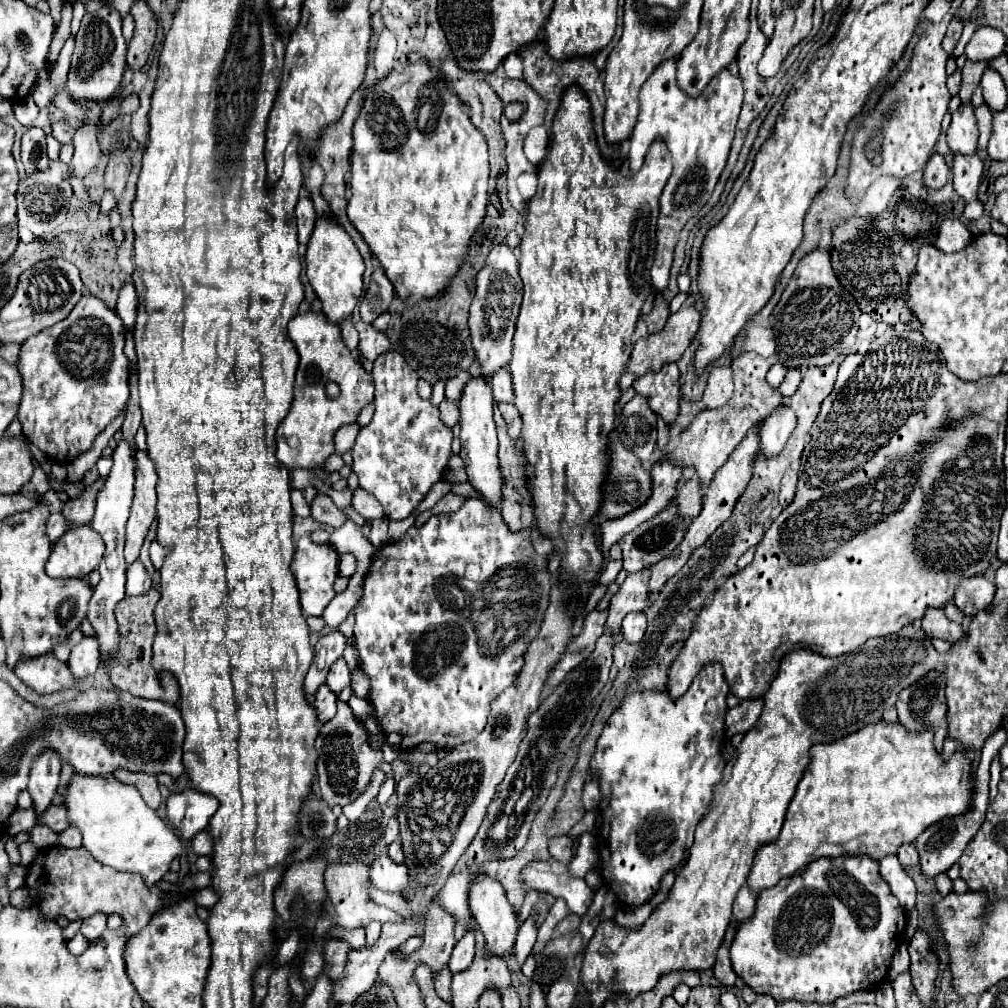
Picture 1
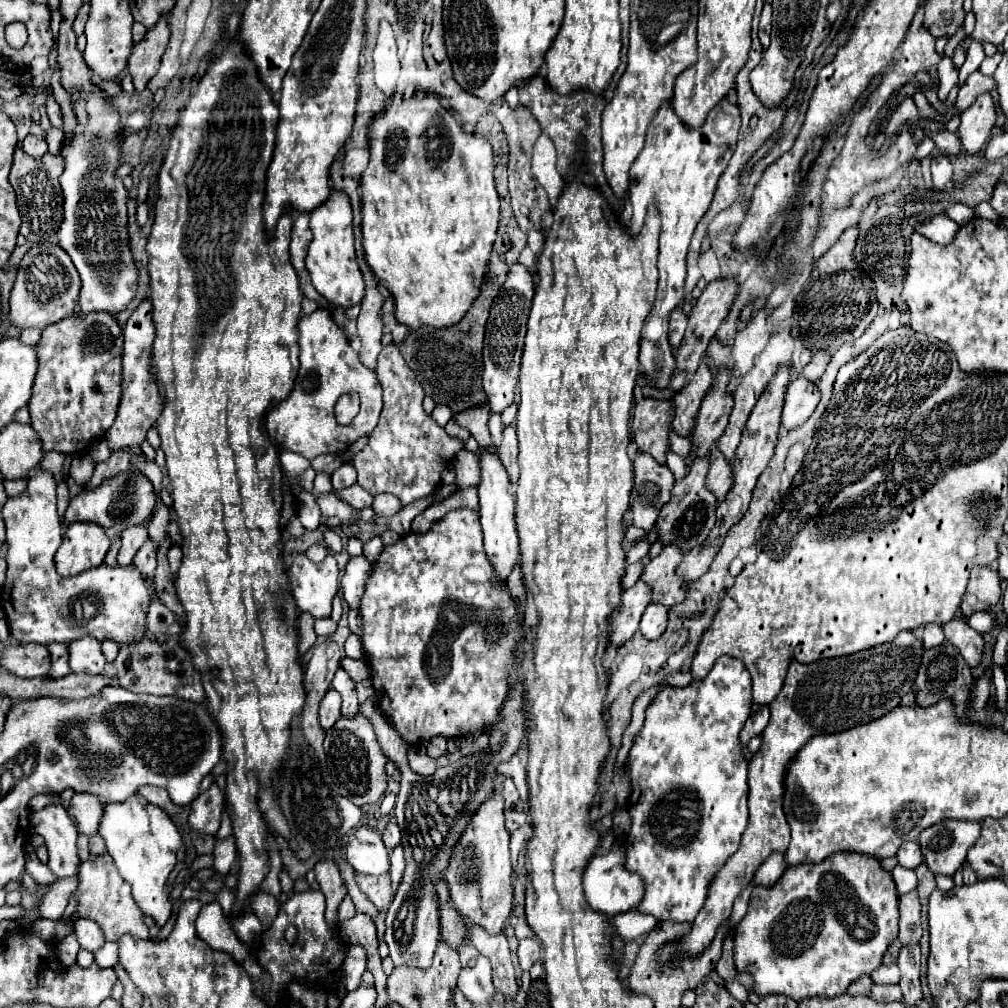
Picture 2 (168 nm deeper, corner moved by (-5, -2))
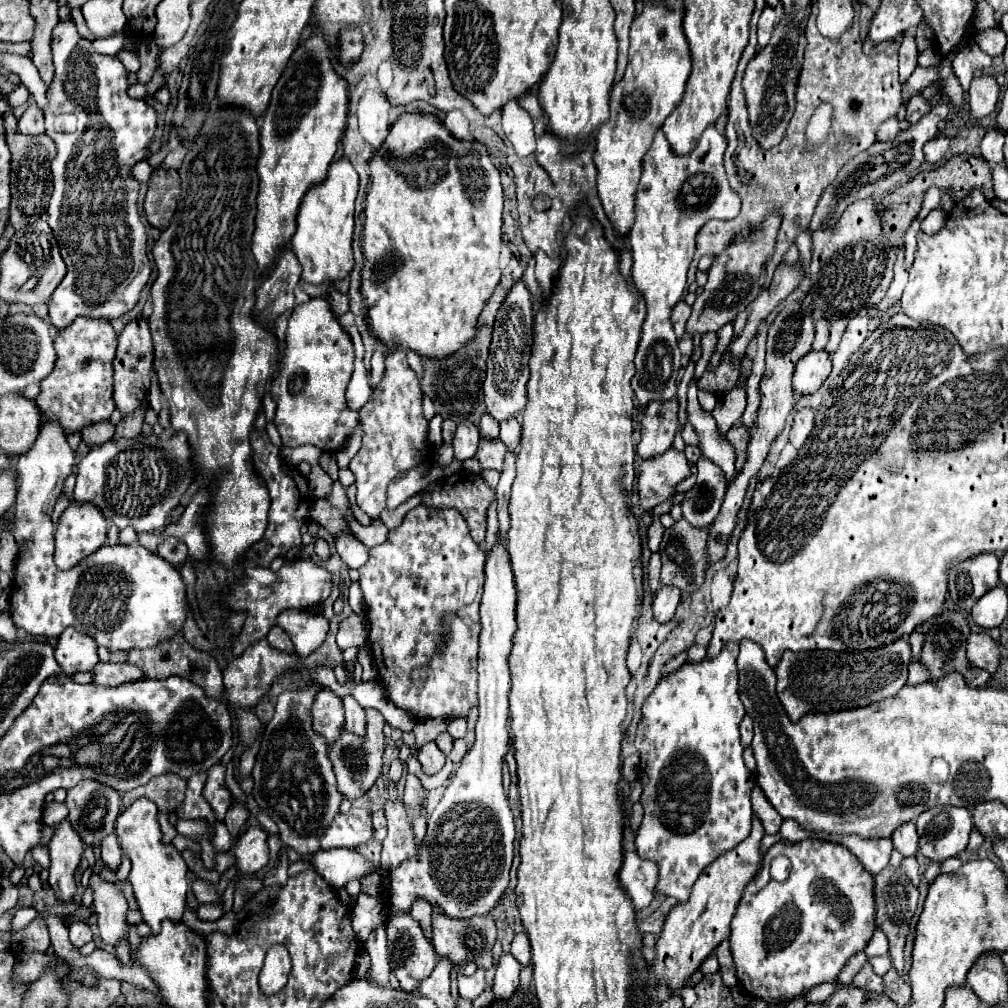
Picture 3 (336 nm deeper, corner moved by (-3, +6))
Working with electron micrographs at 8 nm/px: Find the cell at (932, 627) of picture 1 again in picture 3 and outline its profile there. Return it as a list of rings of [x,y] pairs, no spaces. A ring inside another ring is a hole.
[[[972,632],[968,636],[968,648],[966,648],[966,656],[968,662],[980,670],[986,672],[994,672],[998,666],[998,658],[1000,658],[1000,648],[998,642],[994,642],[988,634],[984,632]]]

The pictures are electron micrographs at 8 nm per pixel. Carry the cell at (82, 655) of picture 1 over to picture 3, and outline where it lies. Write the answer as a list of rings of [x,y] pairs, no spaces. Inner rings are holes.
[[[66,628],[56,642],[56,660],[64,672],[90,672],[98,664],[98,644],[76,628]]]

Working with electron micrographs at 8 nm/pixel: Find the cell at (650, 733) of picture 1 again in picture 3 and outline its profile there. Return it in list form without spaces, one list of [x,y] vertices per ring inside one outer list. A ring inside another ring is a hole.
[[[728,642],[718,658],[684,664],[676,672],[664,676],[642,706],[642,722],[634,740],[640,754],[638,780],[642,784],[640,802],[644,806],[644,820],[636,832],[636,854],[658,866],[656,894],[674,898],[680,904],[688,902],[692,886],[702,870],[750,834],[750,790],[756,784],[756,774],[750,772],[742,760],[744,748],[740,744],[738,724],[746,710],[738,694],[736,658],[738,644]]]

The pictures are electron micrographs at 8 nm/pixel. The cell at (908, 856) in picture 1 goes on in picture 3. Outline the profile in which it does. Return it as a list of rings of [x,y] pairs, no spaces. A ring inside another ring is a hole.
[[[914,822],[902,824],[902,826],[892,834],[892,842],[894,842],[894,848],[896,848],[902,856],[916,856],[916,852],[918,852],[918,834],[916,834]]]

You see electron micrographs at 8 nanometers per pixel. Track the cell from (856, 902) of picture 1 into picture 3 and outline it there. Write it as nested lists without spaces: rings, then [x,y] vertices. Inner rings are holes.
[[[806,838],[796,844],[782,840],[776,842],[764,854],[760,868],[752,882],[746,886],[732,918],[730,948],[736,976],[745,992],[766,1002],[774,1002],[782,998],[796,998],[804,990],[810,990],[818,984],[834,982],[846,962],[866,948],[876,930],[872,884],[874,876],[868,874],[868,870],[862,868],[860,860],[856,860],[856,856],[842,844],[820,838]],[[776,856],[790,858],[790,876],[784,882],[776,882],[768,874],[770,862]]]

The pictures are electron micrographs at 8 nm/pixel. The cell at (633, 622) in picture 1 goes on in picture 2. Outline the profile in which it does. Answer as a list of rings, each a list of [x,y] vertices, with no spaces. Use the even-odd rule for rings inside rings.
[[[650,604],[650,608],[646,608],[640,620],[640,632],[648,640],[656,640],[664,634],[666,622],[668,622],[668,608],[664,604]]]

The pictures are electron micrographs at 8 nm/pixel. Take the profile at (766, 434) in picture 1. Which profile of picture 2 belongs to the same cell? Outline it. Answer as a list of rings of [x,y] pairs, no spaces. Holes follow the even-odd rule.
[[[796,376],[786,388],[782,428],[792,430],[792,428],[804,424],[816,410],[818,402],[820,402],[820,390],[818,390],[816,382],[808,380],[804,376]]]

